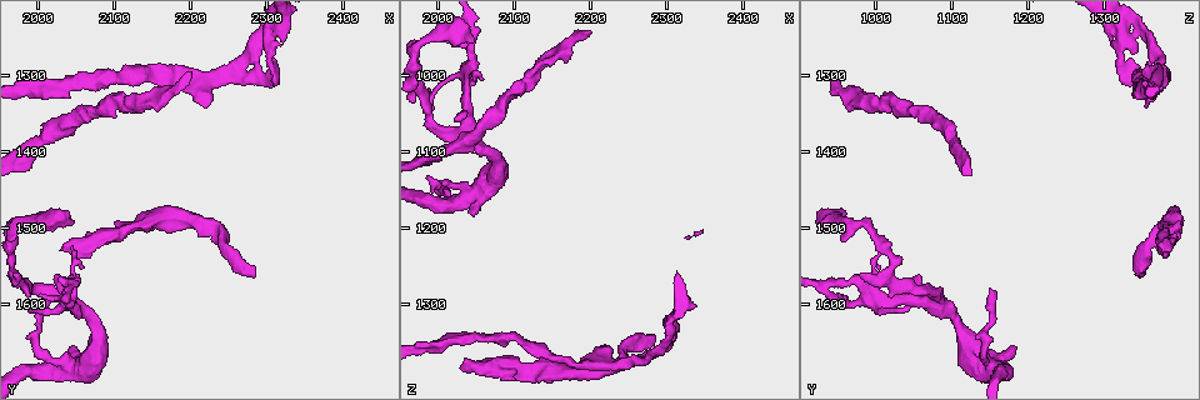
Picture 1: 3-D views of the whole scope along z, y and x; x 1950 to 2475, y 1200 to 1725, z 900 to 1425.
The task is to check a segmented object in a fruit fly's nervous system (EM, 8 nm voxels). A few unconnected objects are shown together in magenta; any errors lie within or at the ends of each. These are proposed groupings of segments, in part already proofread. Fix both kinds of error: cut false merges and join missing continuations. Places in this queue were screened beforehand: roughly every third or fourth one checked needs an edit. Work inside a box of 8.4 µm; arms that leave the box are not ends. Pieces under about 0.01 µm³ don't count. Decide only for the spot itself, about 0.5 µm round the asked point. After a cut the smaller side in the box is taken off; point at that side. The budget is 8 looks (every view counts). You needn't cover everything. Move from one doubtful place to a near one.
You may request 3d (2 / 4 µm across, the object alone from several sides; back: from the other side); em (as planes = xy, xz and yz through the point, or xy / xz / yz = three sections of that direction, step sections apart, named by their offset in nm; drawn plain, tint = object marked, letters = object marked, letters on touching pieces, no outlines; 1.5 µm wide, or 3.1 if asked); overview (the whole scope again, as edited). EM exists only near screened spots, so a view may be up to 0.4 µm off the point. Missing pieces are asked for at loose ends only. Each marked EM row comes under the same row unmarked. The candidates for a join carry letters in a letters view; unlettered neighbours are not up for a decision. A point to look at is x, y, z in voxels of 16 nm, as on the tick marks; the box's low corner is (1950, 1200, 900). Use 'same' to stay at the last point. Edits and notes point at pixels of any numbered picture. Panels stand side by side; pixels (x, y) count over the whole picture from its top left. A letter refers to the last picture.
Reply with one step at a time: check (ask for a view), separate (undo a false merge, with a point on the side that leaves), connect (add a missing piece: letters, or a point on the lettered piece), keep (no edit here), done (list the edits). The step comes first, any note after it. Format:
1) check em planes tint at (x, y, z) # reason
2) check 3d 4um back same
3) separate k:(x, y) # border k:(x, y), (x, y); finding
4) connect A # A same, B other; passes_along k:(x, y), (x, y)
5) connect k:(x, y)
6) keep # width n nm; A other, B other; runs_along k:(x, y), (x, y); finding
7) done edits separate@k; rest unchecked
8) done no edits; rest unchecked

check 3d 4um at (2040, 1520, 1000)

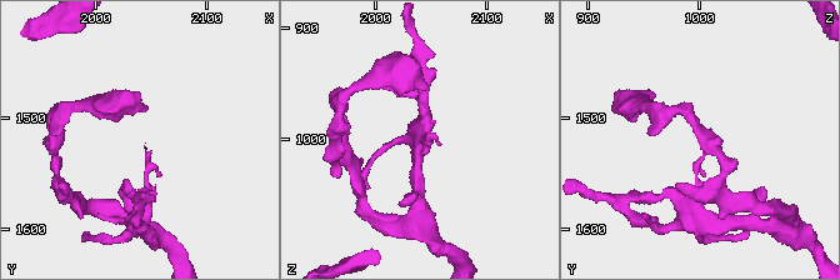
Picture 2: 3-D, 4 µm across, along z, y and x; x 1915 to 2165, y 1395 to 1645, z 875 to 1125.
check em planes letters at (2046, 1522, 1006) # shape alone is not enough

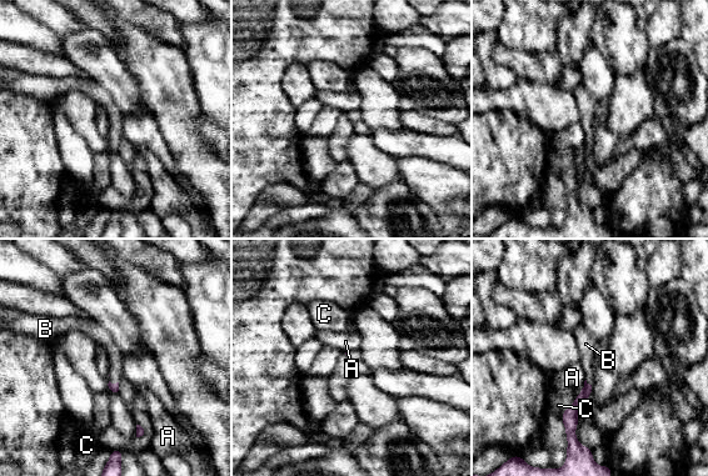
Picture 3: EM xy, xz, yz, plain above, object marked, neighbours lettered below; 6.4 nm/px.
connect B # A other, B same, C other; it goes on there

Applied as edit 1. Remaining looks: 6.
check 3d 2um at (2030, 1530, 1385) # branch stops here

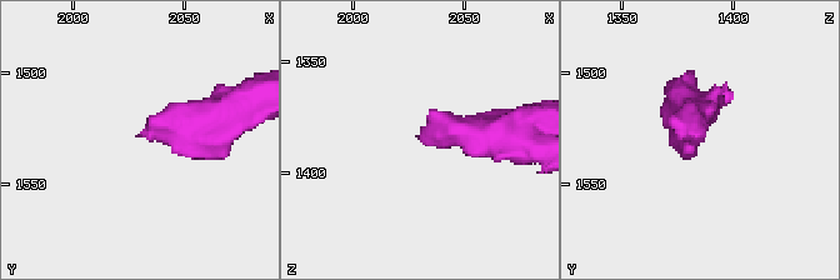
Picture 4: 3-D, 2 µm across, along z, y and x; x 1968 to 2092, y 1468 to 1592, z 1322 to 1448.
check em yz step 8 letters at (2030, 1528, 1385) # now the EM

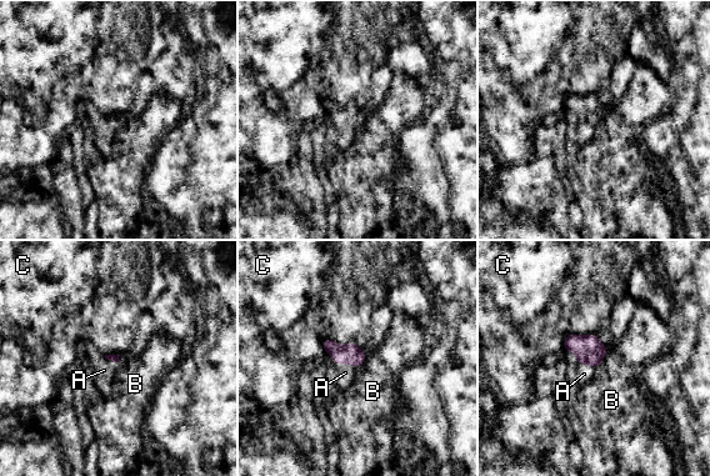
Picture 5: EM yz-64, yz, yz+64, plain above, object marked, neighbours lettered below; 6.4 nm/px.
connect A # A same, B other, C other; passes_along 5:(350, 354), (348, 364), (345, 372); it goes on there

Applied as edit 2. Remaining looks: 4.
done edits connect@3, connect@5; rest unchecked

